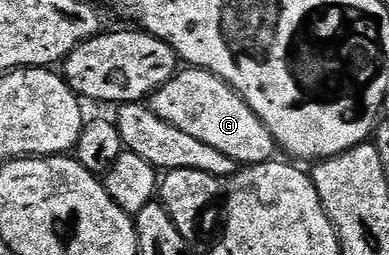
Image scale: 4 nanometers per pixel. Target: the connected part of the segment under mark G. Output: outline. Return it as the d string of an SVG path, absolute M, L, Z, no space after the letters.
M188 66L180 70L150 96L149 105L153 113L161 117L161 121L169 121L169 125L177 125L177 129L197 137L197 141L213 145L213 149L225 153L225 157L233 157L237 165L266 163L274 156L271 154L277 151L274 137L259 120L257 113L225 80L200 67Z

